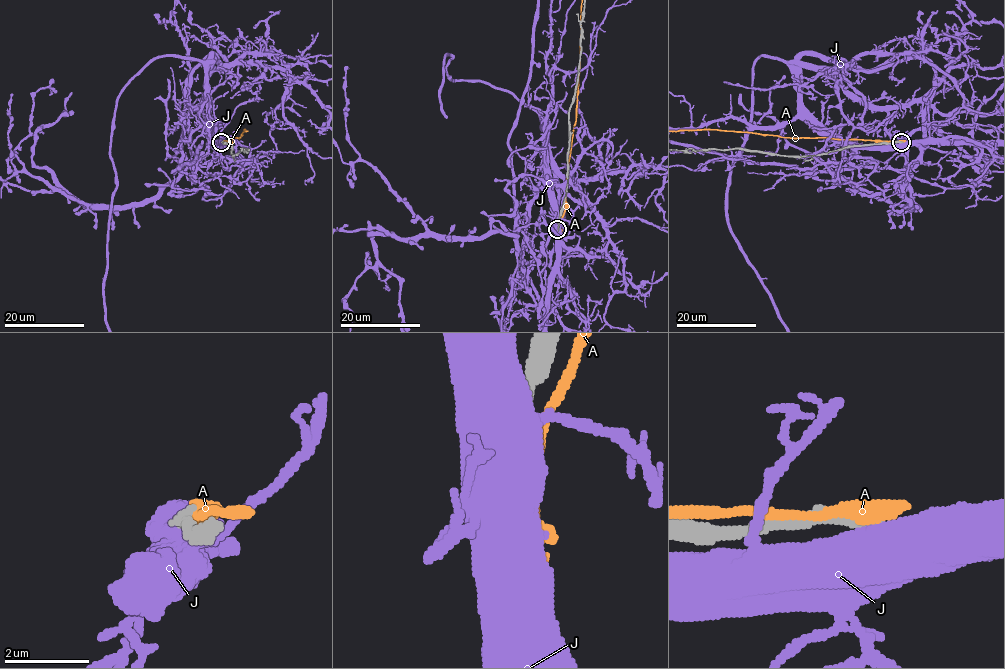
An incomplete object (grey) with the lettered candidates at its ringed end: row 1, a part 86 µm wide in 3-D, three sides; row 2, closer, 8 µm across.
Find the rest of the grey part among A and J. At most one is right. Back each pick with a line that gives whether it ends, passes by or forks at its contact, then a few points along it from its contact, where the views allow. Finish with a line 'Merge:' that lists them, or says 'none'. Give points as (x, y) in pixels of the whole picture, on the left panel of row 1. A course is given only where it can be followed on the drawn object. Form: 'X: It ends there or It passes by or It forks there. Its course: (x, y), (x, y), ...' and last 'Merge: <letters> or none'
Merge: none

